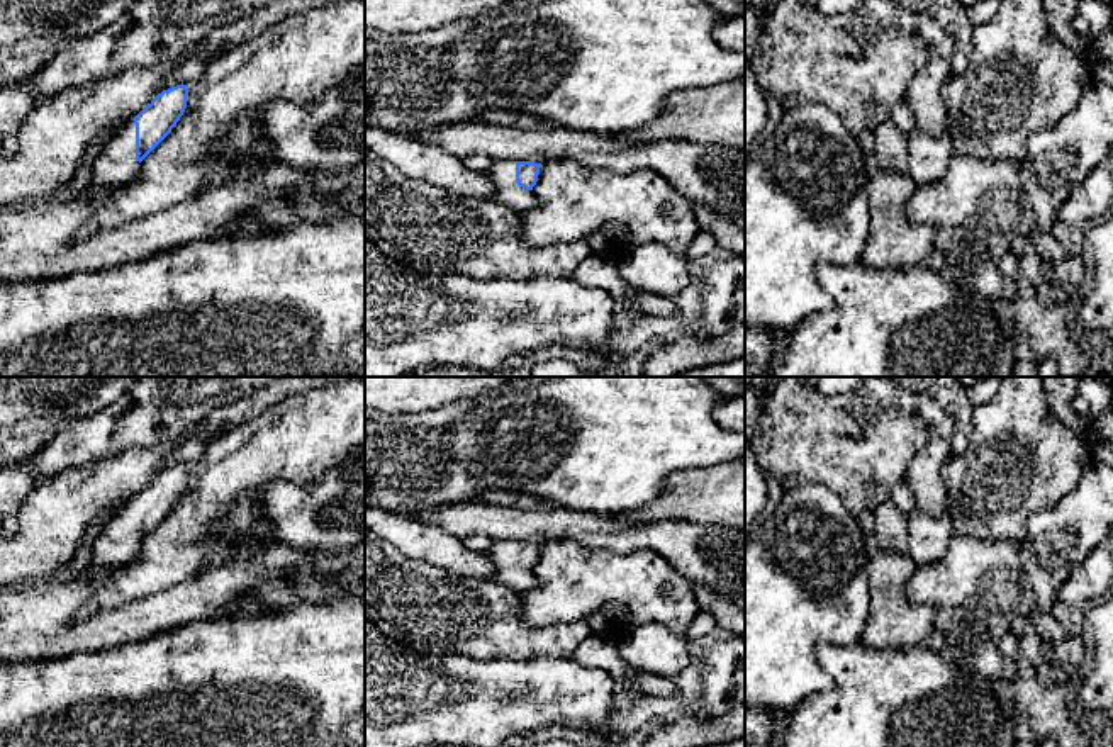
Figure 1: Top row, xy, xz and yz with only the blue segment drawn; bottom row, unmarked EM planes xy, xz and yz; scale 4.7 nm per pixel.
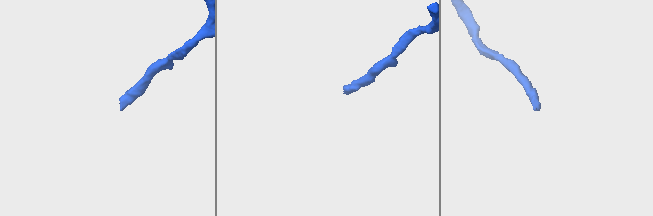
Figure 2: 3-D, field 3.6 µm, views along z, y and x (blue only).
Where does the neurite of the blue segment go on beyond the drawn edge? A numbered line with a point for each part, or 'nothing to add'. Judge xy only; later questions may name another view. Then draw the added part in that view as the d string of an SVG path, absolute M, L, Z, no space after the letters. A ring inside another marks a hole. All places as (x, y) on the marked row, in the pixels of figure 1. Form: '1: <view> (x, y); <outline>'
1: xy (116, 165); M131 121L115 132L97 156L87 188L70 197L95 197L110 190L114 192L129 183L139 170L141 163L136 160L136 124Z

